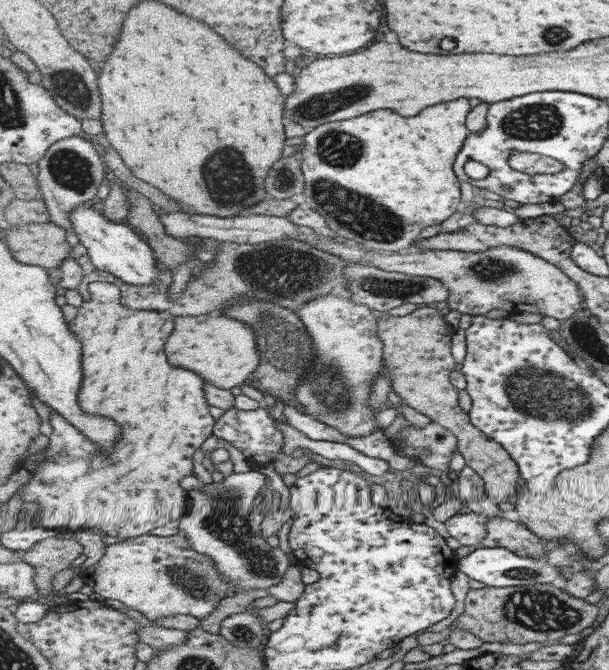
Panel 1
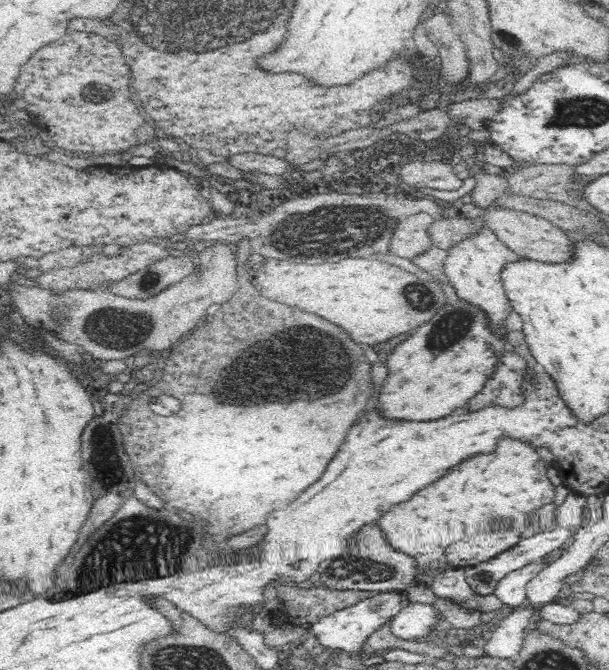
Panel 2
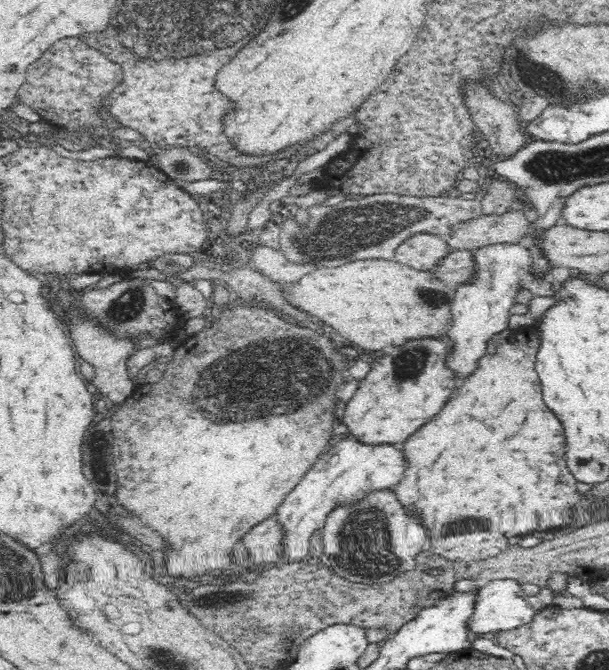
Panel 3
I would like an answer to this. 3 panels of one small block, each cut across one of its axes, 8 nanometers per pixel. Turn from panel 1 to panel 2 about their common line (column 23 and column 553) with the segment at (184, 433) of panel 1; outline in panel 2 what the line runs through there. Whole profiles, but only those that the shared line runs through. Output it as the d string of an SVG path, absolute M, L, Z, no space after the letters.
M504 440L494 452L466 460L466 464L460 464L454 472L449 472L429 486L405 503L398 503L377 522L388 546L416 559L416 581L424 587L430 587L438 569L452 566L446 549L455 542L446 533L448 528L454 528L458 516L460 524L464 524L462 516L466 516L466 520L486 520L486 517L498 516L512 518L518 514L533 513L544 504L550 504L555 494L555 486L548 480L546 464L538 458L530 444L518 440Z

